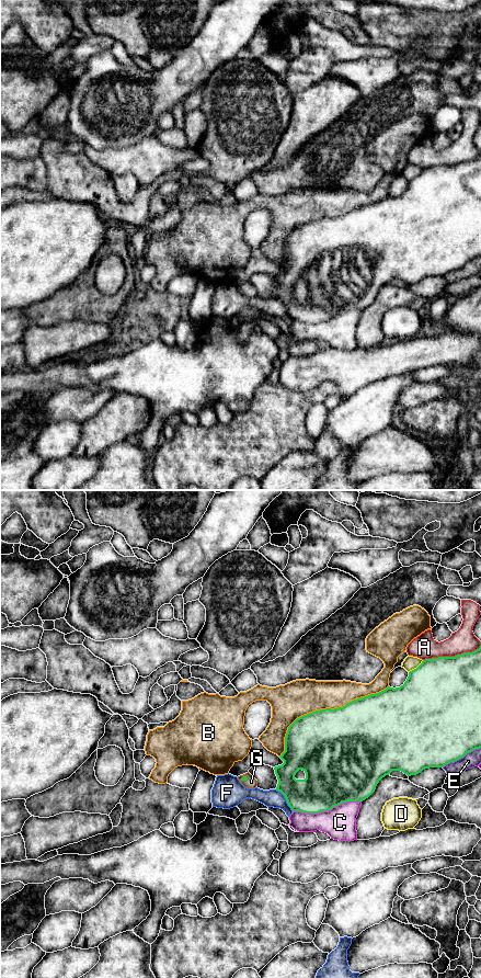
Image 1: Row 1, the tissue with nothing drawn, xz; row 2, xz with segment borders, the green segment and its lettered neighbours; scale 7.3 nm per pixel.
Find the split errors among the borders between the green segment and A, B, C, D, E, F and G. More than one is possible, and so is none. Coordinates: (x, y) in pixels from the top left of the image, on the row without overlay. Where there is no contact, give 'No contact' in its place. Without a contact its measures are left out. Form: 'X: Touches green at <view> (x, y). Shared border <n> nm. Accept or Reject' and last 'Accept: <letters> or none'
A: Touches green at xz (451, 166). Shared border 440 nm. Reject
B: Touches green at xz (323, 218). Shared border 950 nm. Reject
C: Touches green at xz (327, 319). Shared border 500 nm. Reject
D: Touches green at xz (416, 177). Shared border 140 nm. Reject
E: Touches green at xz (461, 265). Shared border 320 nm. Reject
F: Touches green at xz (286, 308). Shared border 200 nm. Reject
G: Touches green at xz (243, 288). Shared border 70 nm. Accept
Accept: G

